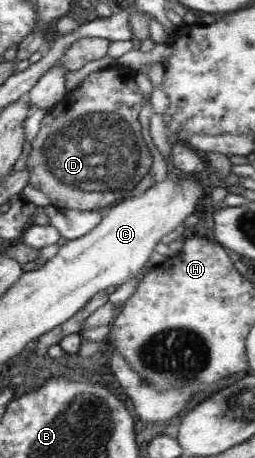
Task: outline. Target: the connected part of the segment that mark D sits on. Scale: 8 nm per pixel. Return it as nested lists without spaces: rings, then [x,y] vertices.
[[[103,68],[101,70],[89,73],[79,85],[66,93],[60,102],[55,103],[52,107],[47,109],[46,114],[40,121],[40,127],[35,139],[31,142],[31,151],[26,160],[25,168],[29,170],[27,185],[40,190],[49,198],[50,204],[57,208],[75,209],[81,211],[96,211],[99,208],[109,206],[111,202],[115,202],[117,198],[127,196],[128,192],[133,189],[136,184],[149,172],[151,168],[151,155],[140,136],[140,126],[137,121],[137,114],[142,107],[141,91],[137,85],[133,84],[133,80],[118,75],[116,68]]]

